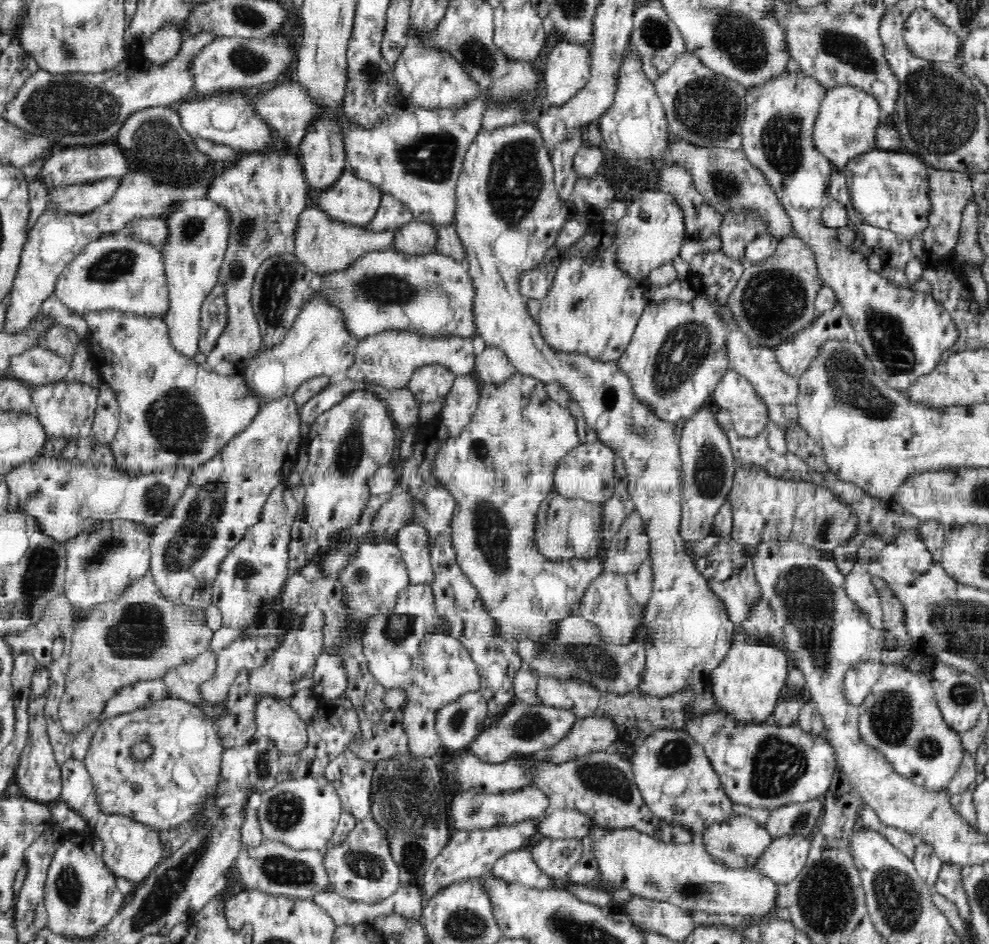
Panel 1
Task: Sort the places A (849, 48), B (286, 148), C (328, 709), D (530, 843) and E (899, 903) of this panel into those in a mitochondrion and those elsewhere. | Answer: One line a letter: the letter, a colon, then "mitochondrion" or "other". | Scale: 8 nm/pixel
A: mitochondrion
B: other
C: other
D: other
E: mitochondrion

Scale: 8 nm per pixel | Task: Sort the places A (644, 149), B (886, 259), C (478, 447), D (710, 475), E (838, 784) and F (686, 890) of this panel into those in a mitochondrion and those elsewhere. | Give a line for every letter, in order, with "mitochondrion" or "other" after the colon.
A: other
B: other
C: other
D: mitochondrion
E: other
F: mitochondrion

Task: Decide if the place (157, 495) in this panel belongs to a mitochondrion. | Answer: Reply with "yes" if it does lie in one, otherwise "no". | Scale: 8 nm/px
yes

